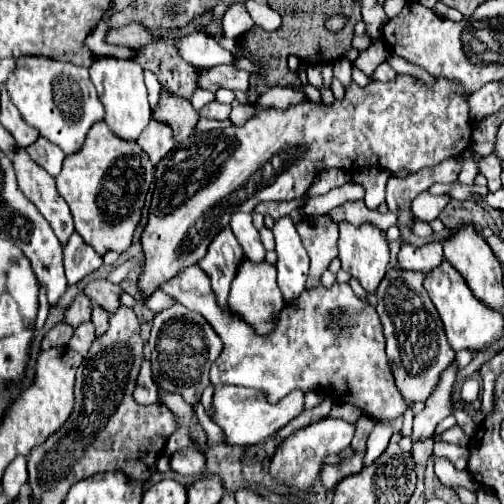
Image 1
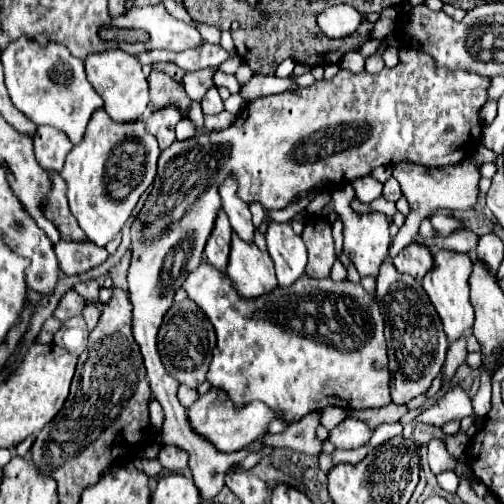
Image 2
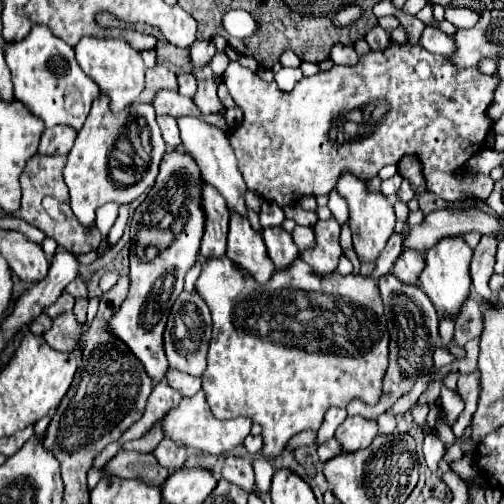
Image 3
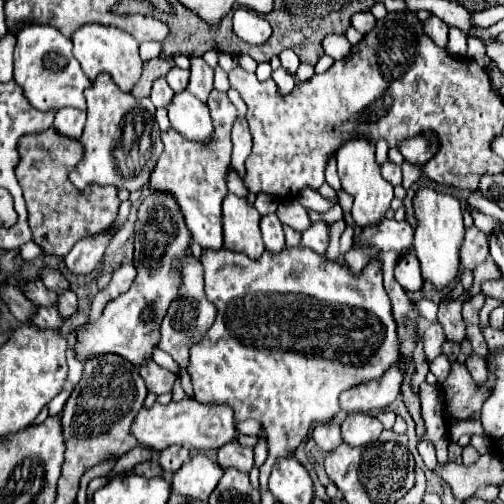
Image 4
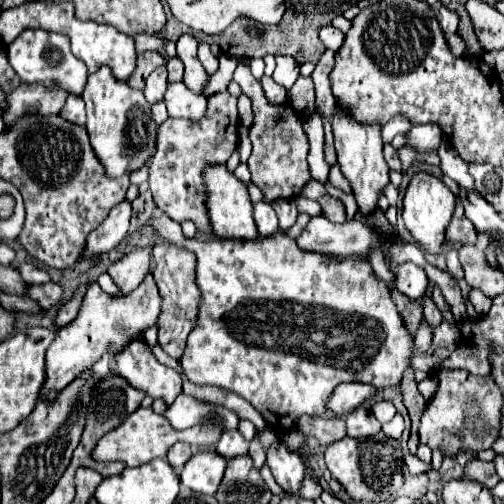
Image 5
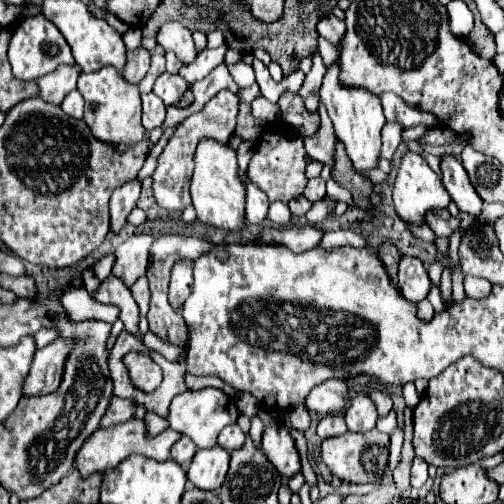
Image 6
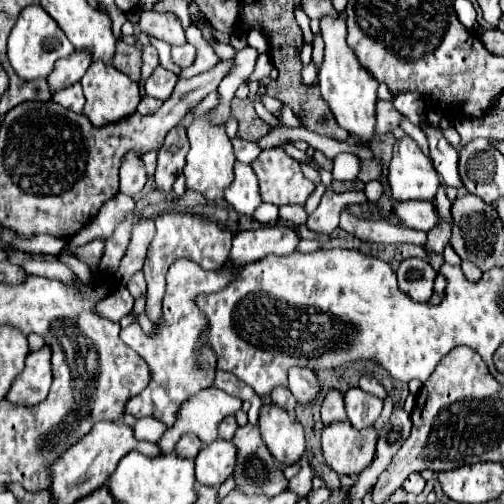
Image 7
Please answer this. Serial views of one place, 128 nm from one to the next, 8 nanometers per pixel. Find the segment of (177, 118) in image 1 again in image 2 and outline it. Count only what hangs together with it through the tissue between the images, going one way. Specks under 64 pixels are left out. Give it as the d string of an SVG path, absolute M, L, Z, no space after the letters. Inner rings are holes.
M152 70L148 76L148 84L150 84L150 102L148 108L160 110L166 104L176 104L180 110L188 112L190 110L190 98L184 92L184 86L176 80L172 80L168 74L160 72L160 70Z

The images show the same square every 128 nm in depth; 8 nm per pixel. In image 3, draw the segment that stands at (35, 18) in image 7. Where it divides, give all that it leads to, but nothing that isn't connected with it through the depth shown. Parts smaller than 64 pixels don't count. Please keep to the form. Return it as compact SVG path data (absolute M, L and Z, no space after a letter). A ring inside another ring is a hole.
M32 26L30 34L4 48L6 64L12 72L14 98L28 106L32 114L46 122L46 128L68 124L80 130L90 112L90 104L100 94L92 78L84 74L74 58L74 48L52 34L46 26Z

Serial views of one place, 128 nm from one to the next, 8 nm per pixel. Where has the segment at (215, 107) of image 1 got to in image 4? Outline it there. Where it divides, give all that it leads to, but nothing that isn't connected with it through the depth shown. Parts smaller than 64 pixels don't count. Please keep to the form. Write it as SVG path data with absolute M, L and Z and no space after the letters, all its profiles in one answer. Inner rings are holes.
M192 56L190 58L188 92L194 94L198 100L206 102L208 94L212 90L212 80L214 80L214 70L200 56Z

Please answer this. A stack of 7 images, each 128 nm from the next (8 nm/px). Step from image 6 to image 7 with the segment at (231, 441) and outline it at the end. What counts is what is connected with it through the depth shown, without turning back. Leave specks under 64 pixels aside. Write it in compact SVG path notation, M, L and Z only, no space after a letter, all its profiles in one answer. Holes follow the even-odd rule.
M226 416L226 418L220 422L220 426L218 426L218 436L224 438L224 440L232 440L236 428L238 428L236 418L234 418L234 416Z

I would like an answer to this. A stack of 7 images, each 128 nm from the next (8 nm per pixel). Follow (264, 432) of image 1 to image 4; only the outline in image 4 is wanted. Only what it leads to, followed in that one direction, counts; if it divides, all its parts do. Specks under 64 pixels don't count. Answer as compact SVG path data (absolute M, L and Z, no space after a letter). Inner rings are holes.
M184 398L182 402L170 402L168 406L154 404L152 408L142 408L132 422L132 436L140 446L148 446L154 452L162 452L172 444L196 450L218 450L236 438L234 424L236 420L232 416L232 408L208 408L208 404L200 404L194 398Z

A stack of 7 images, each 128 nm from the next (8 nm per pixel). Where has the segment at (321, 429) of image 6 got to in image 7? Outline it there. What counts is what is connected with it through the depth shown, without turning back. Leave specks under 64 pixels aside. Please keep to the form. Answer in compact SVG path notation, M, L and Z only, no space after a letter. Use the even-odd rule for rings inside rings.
M328 390L322 402L322 420L324 424L330 424L334 420L346 420L344 410L344 396L338 390Z

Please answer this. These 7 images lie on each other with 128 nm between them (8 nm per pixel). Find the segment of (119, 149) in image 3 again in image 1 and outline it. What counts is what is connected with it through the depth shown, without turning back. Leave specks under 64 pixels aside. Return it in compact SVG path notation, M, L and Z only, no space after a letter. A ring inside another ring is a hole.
M96 122L88 130L84 148L72 156L66 156L64 168L56 176L58 192L70 206L76 232L98 254L106 254L108 250L124 252L132 244L132 234L140 220L144 196L154 178L154 164L150 160L146 164L140 156L144 156L144 150L138 146L138 142L128 144L126 140L116 138L116 134L104 122ZM118 158L126 158L122 168L116 164Z

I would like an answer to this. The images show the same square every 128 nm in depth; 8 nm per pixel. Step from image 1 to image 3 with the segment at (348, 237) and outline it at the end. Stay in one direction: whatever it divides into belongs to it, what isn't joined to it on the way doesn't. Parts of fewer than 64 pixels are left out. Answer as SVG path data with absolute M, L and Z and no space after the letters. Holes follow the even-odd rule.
M352 172L340 174L336 188L346 198L348 208L350 208L350 228L352 228L352 242L354 242L356 254L364 262L374 262L376 256L382 252L384 244L388 242L390 234L394 232L396 216L394 216L394 206L392 206L390 198L384 196L380 190L370 192L368 182L352 176Z

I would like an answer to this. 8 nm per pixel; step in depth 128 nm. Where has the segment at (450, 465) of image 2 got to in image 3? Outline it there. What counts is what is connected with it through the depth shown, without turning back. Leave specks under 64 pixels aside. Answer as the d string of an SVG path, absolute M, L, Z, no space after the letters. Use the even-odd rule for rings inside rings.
M436 436L424 438L424 460L432 472L438 470L438 462L444 458L444 444Z

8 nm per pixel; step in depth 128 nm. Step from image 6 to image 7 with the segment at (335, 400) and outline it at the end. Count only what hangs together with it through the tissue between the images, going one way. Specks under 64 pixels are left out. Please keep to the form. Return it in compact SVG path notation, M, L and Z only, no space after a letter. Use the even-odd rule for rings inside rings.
M290 368L288 388L300 404L312 402L320 392L320 386L318 386L318 380L316 380L314 372L308 370L308 368Z

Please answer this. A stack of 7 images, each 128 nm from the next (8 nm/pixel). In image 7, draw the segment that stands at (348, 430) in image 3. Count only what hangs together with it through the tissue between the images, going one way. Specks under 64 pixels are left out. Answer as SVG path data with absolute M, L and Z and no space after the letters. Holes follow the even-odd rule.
M348 388L348 392L344 394L344 400L346 400L348 420L358 430L372 426L382 412L382 400L360 388Z

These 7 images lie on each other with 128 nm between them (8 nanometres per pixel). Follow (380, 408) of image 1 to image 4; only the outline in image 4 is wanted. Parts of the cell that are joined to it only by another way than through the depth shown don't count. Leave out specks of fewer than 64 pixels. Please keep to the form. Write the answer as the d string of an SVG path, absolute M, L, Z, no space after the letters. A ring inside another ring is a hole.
M286 246L284 252L264 252L260 256L260 260L250 260L248 256L244 256L242 252L234 252L228 248L220 248L220 250L202 250L200 262L204 266L204 282L206 282L206 296L210 298L210 302L214 302L214 306L218 308L218 316L212 324L212 328L202 336L200 342L196 342L190 348L190 362L186 366L190 378L192 378L192 386L194 386L194 398L206 404L228 404L234 410L234 418L236 420L246 420L246 418L254 418L262 424L262 430L268 438L268 448L270 448L270 456L264 462L264 466L260 466L260 488L268 490L268 476L272 470L272 464L276 462L278 456L288 456L290 450L294 450L296 446L300 446L306 438L308 432L316 426L316 424L324 424L330 422L338 412L340 412L340 404L338 404L338 396L340 392L368 382L368 380L380 380L380 376L384 376L384 372L396 364L398 360L398 334L396 334L396 322L392 316L392 306L388 300L388 294L384 292L382 286L382 272L378 262L370 262L362 274L354 276L350 272L350 268L346 266L346 262L336 262L336 260L328 260L324 256L320 256L318 252L312 252L310 248L304 246Z

